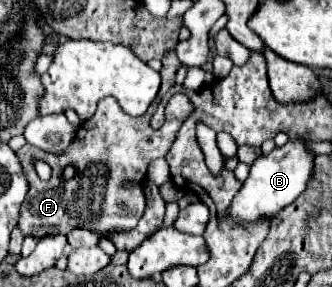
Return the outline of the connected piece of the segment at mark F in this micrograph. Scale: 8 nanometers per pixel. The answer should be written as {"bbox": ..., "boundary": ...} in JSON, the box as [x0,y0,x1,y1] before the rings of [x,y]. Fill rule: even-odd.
{"bbox":[16,94,194,238],"boundary":[[[176,94],[166,108],[166,122],[160,130],[150,126],[150,118],[156,112],[158,100],[152,102],[150,110],[140,116],[128,116],[114,98],[104,98],[98,102],[96,114],[82,124],[78,130],[70,150],[62,156],[46,154],[30,144],[24,144],[16,156],[20,158],[30,190],[26,202],[20,210],[18,228],[24,236],[44,238],[48,234],[68,234],[74,228],[88,228],[104,238],[108,232],[130,232],[138,224],[146,208],[144,182],[148,164],[156,158],[164,158],[170,150],[176,132],[184,124],[184,120],[194,112],[194,104],[186,94]],[[34,158],[46,160],[52,166],[52,178],[42,182],[34,170]],[[66,166],[76,166],[76,176],[72,180],[62,178],[62,170]]]}

